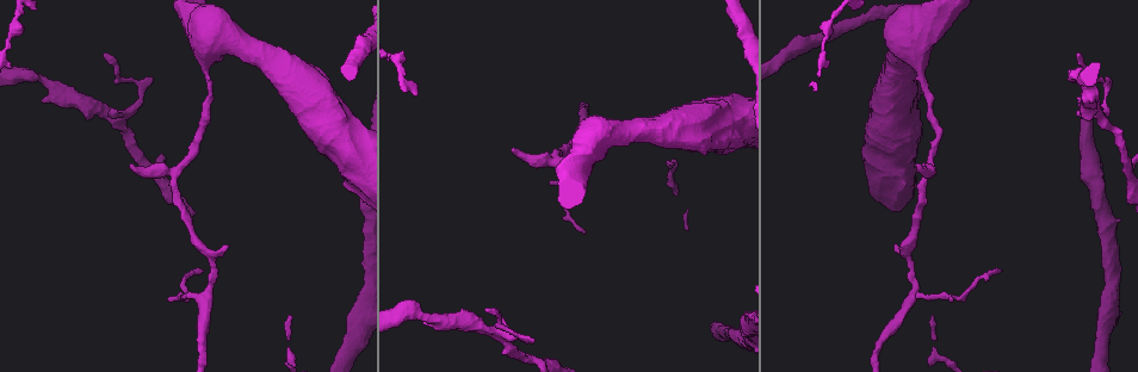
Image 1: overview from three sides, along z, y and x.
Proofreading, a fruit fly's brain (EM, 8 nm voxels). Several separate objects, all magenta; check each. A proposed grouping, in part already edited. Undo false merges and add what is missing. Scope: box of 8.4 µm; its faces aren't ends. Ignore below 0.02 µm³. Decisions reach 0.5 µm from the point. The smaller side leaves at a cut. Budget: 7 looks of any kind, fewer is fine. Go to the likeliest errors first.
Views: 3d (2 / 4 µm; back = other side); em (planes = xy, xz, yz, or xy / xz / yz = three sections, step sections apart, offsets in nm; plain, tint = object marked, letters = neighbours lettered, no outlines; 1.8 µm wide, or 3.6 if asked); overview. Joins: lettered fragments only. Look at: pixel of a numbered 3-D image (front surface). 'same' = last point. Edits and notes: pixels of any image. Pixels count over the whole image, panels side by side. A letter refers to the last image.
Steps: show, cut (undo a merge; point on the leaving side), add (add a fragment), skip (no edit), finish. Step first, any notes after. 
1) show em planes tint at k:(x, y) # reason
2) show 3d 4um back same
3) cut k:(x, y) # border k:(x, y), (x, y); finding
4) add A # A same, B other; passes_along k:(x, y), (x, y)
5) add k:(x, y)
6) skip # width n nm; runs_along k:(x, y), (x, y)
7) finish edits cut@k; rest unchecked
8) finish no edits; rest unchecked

show 3d 4um at 1:(129, 165) # branch stops here

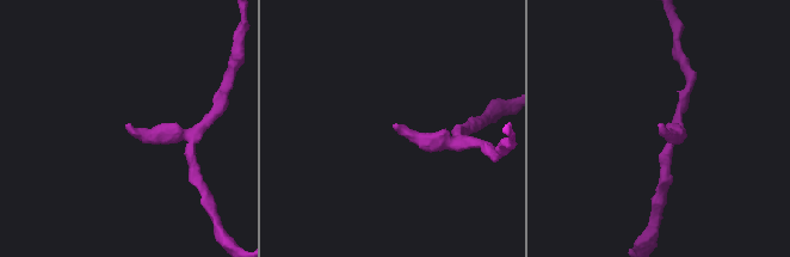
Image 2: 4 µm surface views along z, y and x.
show em yz step 4 plain at 2:(125, 126)

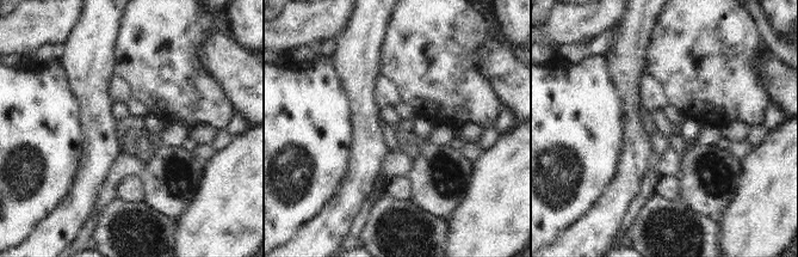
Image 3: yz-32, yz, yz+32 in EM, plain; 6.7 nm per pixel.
show em yz step 4 letters same

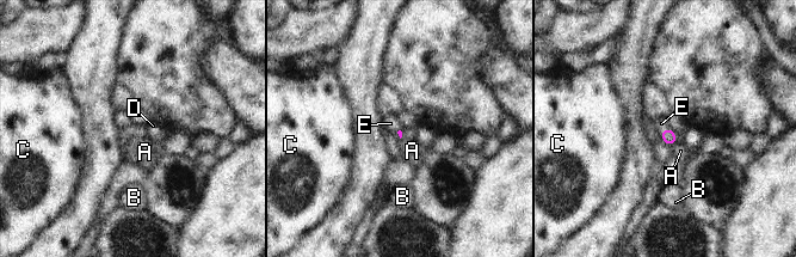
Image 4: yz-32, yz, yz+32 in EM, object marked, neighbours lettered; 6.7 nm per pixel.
add E # A other, B other, C other, D other, E same; passes_along 4:(668, 135), (664, 129), (661, 123); the cell continues

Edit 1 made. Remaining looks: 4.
show em xz step 16 tint at 1:(495, 334) # sudden change in width

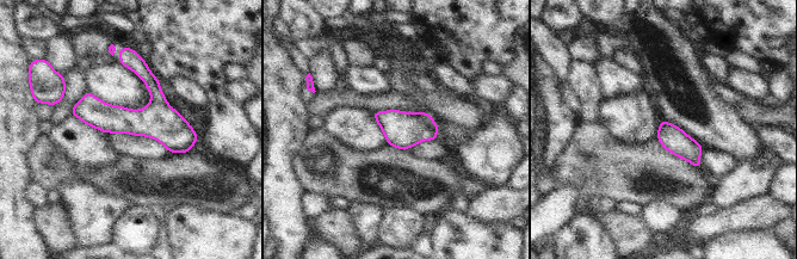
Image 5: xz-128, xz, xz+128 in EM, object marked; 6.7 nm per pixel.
show em planes letters same

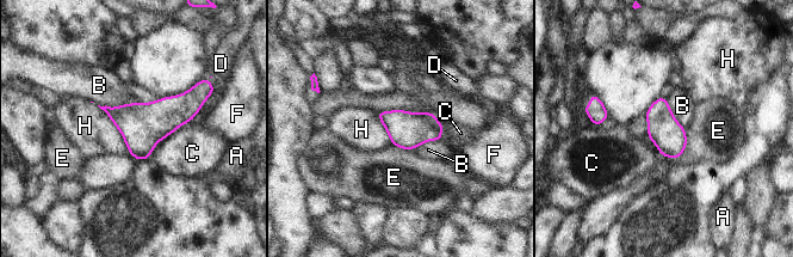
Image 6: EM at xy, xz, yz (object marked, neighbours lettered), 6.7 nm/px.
skip # A other, B other, C other, D other, E other, F other, H other; border 6:(137, 101), (116, 106), (98, 105); one cell here

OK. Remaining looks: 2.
show em planes letters at 1:(226, 247) # branch stops here

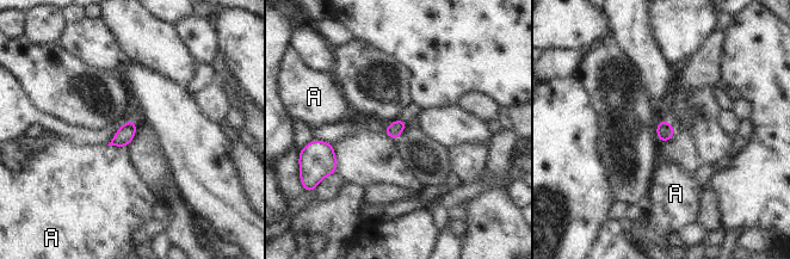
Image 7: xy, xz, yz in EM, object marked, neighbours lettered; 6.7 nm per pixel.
skip # longest_contact A 140 nm; A other; no lettered fragment goes on from it

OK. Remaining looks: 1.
finish edits add@4; rest unchecked

